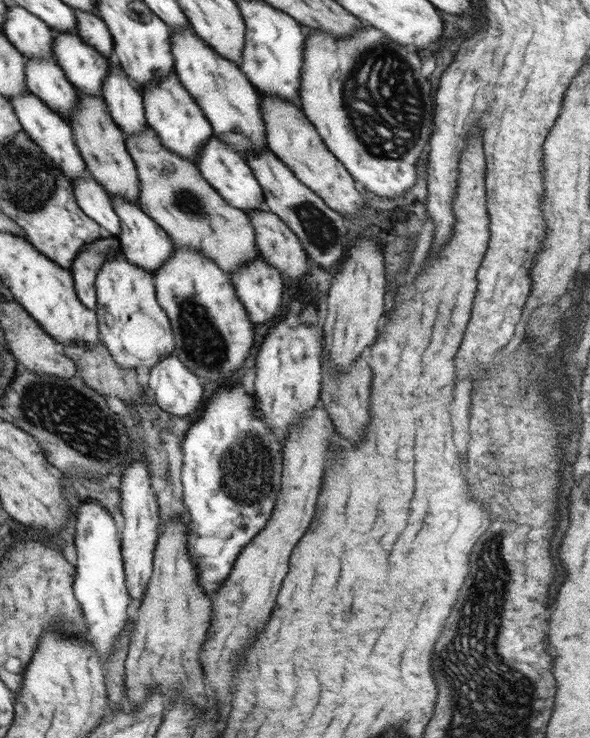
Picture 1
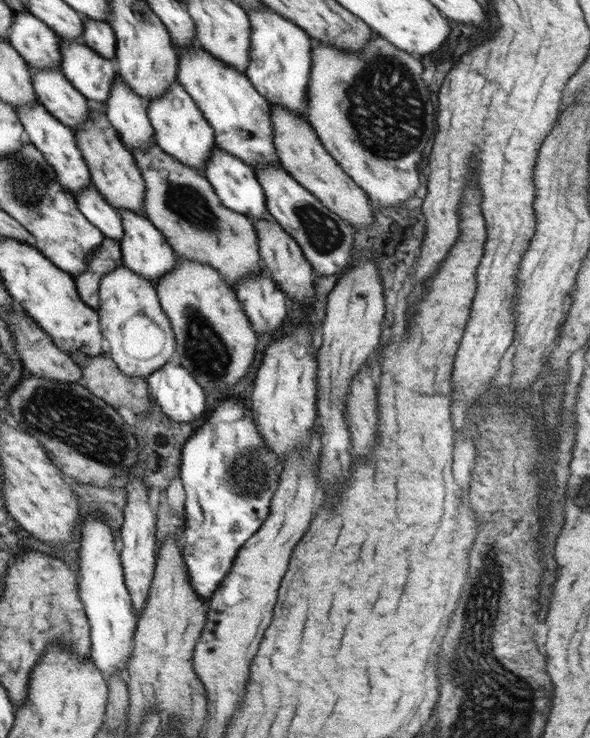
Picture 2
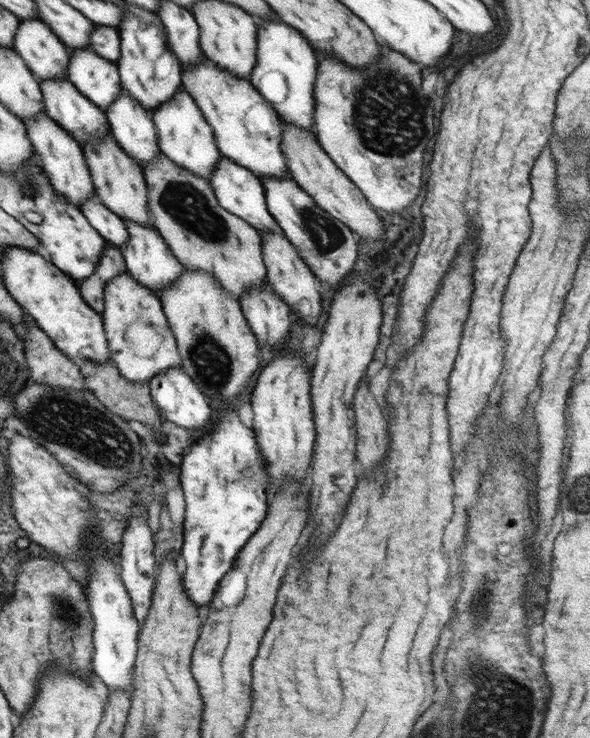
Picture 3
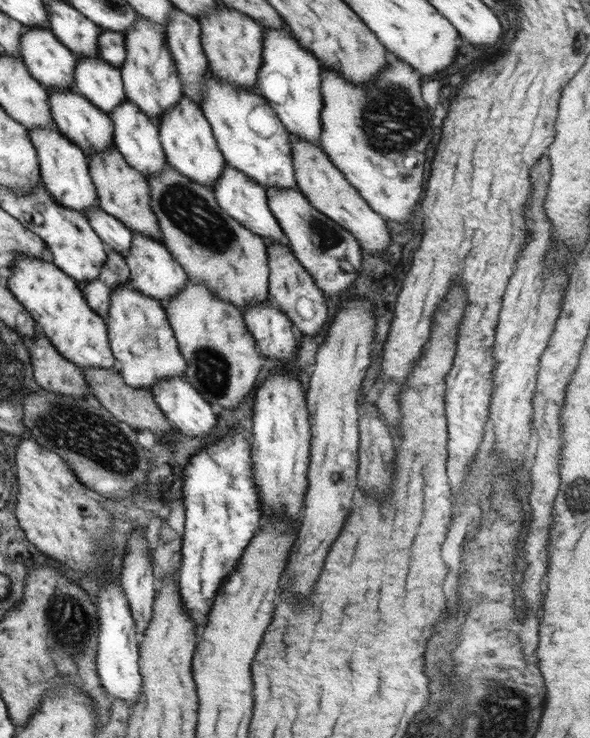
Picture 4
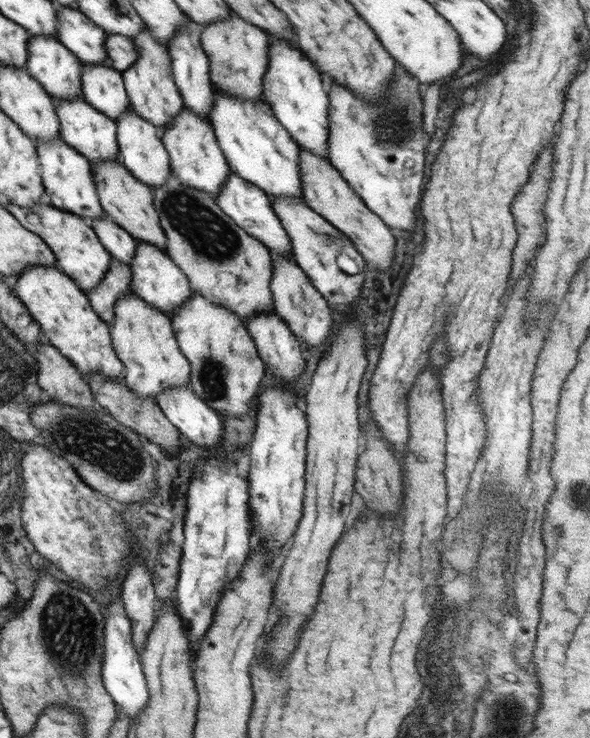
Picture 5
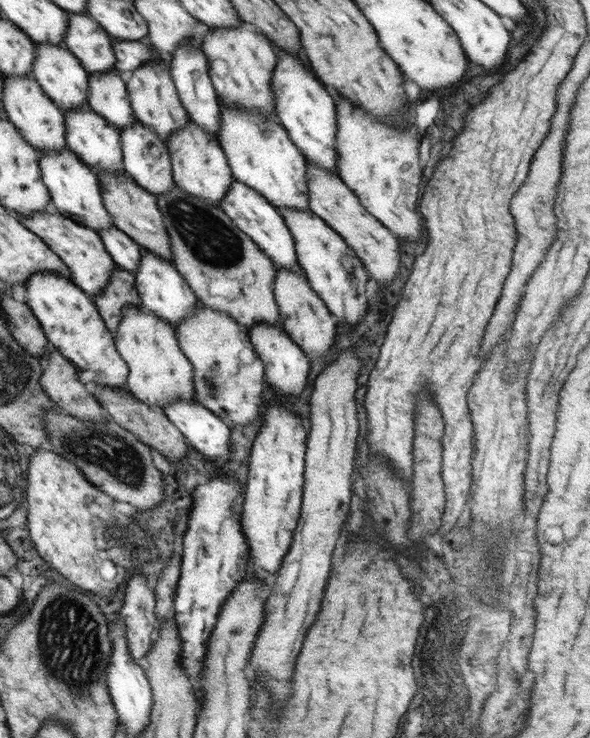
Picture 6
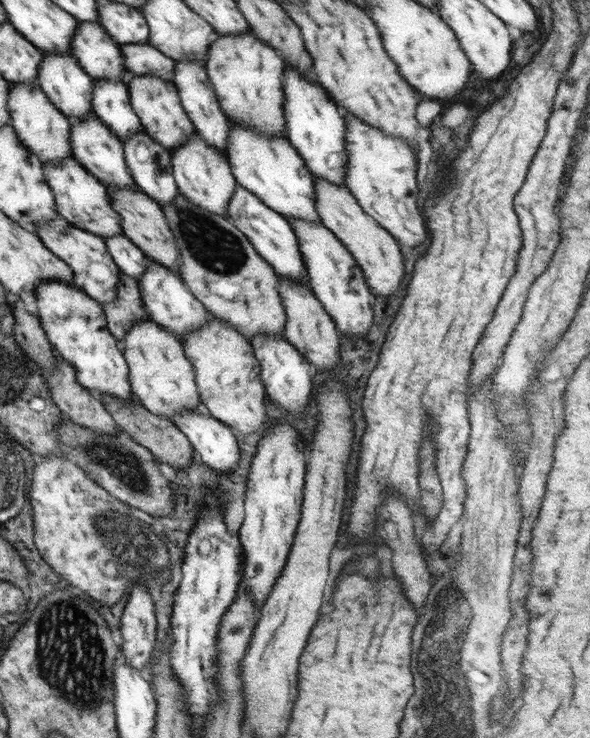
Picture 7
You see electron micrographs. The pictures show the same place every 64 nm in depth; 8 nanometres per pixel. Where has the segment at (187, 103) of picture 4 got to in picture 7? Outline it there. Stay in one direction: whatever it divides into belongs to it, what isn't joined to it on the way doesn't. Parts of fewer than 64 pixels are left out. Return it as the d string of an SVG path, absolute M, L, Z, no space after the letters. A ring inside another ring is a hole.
M198 132L190 134L188 140L180 148L172 151L174 177L179 192L196 206L206 208L218 216L227 216L227 209L231 204L232 196L238 189L238 180L231 170L231 165L227 162L227 158L219 154L220 150L214 150L212 146L208 146L208 142L204 138L200 138Z

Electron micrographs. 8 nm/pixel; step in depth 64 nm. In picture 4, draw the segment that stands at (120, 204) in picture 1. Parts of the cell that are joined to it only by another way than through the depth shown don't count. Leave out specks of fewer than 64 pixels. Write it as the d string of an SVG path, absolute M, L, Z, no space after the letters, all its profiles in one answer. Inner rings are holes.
M136 230L131 232L132 244L124 256L130 269L129 285L140 290L142 294L158 300L158 302L166 303L168 300L172 300L176 294L180 294L180 290L184 290L184 284L188 281L186 271L176 262L175 257L162 241L158 242L156 238L144 236Z

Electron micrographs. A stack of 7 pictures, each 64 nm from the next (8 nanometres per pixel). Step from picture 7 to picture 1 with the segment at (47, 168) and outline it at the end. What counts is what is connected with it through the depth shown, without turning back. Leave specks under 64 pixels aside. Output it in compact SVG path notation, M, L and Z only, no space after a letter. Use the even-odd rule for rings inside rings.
M24 92L22 96L11 98L12 106L15 107L16 117L19 118L23 130L43 148L43 152L54 162L56 166L60 166L60 170L64 172L64 176L74 183L76 178L84 178L88 172L87 163L83 159L78 144L75 142L74 128L70 123L56 114L43 99L30 93Z

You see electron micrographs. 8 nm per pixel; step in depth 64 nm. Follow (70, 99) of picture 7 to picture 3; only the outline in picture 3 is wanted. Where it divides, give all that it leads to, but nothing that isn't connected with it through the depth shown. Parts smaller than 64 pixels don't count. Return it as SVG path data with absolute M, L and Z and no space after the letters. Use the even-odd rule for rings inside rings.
M18 22L14 50L39 80L67 80L71 52L44 22Z

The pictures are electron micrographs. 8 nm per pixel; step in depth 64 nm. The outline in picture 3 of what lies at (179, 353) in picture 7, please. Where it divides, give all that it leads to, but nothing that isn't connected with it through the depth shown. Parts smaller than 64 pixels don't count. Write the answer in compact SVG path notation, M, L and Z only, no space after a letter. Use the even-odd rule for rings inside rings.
M128 271L108 280L104 288L104 312L102 313L104 313L104 327L107 330L108 343L111 346L111 360L125 380L130 383L149 383L152 378L167 371L182 369L183 360L178 354L179 348L176 348L177 340L174 340L175 334L172 334L173 330L170 330L171 326L168 326L166 322L160 300L154 296L152 290L136 282L136 278L132 278Z

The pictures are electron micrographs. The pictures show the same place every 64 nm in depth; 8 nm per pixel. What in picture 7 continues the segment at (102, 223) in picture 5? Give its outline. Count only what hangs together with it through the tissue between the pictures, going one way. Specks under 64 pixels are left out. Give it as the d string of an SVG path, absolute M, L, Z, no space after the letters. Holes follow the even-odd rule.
M124 234L105 239L106 248L118 268L126 276L137 280L146 272L150 259Z

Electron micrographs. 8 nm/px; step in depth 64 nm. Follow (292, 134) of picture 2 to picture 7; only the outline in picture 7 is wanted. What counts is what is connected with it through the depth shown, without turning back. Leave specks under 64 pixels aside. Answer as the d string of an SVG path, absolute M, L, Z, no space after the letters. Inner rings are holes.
M316 176L314 177L314 189L316 189L316 211L320 215L321 222L328 230L332 230L350 250L371 291L378 296L384 296L386 300L396 296L400 292L400 284L406 274L399 242L370 214L364 212L346 185L338 186L338 184L326 182Z

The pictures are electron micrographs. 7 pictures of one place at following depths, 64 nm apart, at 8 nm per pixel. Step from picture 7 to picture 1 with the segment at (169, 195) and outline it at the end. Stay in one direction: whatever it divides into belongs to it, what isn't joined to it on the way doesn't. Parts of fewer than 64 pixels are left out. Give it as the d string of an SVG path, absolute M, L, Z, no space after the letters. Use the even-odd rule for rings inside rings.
M108 66L102 94L111 118L124 134L138 136L148 128L142 91L128 78L122 66Z

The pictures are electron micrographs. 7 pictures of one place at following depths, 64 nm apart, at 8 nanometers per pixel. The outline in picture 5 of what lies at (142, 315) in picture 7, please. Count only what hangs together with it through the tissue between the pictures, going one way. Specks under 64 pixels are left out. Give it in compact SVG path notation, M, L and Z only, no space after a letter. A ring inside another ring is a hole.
M112 256L111 266L108 270L107 276L103 279L103 282L100 282L94 290L90 290L90 292L86 291L88 295L88 300L92 305L92 309L94 312L106 322L110 322L110 324L114 324L114 304L124 296L124 294L134 293L131 290L132 284L132 273L131 268L128 264L124 264L124 262L114 258Z

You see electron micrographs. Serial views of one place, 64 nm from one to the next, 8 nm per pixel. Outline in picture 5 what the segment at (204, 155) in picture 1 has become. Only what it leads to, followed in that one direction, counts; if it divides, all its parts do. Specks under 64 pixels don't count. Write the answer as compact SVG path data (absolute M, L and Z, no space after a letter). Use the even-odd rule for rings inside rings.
M231 172L227 182L224 182L223 189L216 198L218 205L223 209L224 214L227 214L238 226L243 227L248 234L254 238L259 239L269 253L276 254L280 258L293 258L292 254L292 241L288 238L288 233L280 218L274 212L271 205L271 199L264 194L264 190L260 190L260 187L254 186L250 182L246 182L244 178L236 176L234 172Z

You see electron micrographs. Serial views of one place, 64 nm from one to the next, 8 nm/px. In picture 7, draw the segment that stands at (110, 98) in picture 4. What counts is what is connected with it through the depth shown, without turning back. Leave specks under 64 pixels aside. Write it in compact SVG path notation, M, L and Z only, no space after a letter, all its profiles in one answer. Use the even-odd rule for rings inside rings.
M95 80L92 88L94 115L124 143L132 134L145 132L140 117L132 108L127 84L118 80Z

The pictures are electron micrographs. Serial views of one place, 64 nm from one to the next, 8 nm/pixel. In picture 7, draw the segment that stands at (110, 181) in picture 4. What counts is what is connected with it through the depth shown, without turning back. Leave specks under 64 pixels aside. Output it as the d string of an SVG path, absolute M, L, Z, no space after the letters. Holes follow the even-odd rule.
M105 184L110 194L112 209L120 215L122 232L128 237L144 254L154 262L166 266L172 272L180 273L180 251L176 245L176 239L172 235L170 227L166 222L164 213L159 203L139 188L118 188L114 184Z

